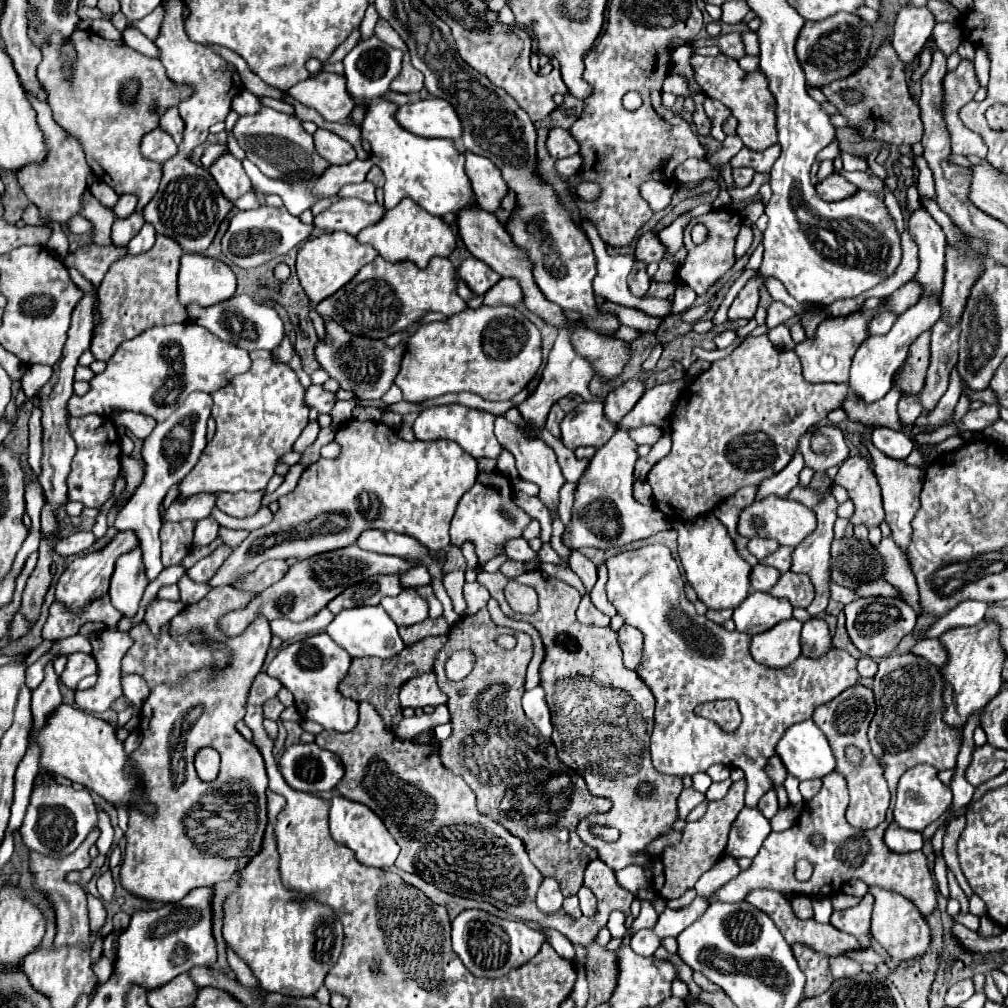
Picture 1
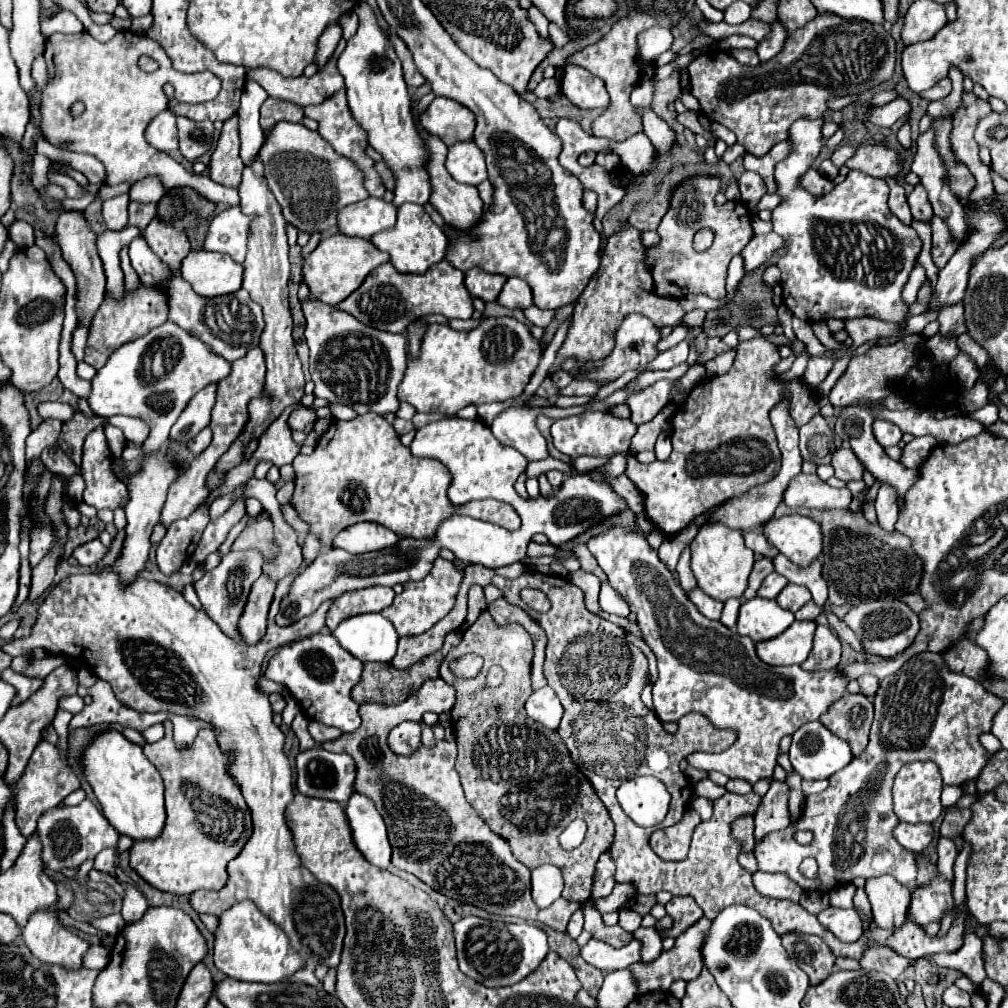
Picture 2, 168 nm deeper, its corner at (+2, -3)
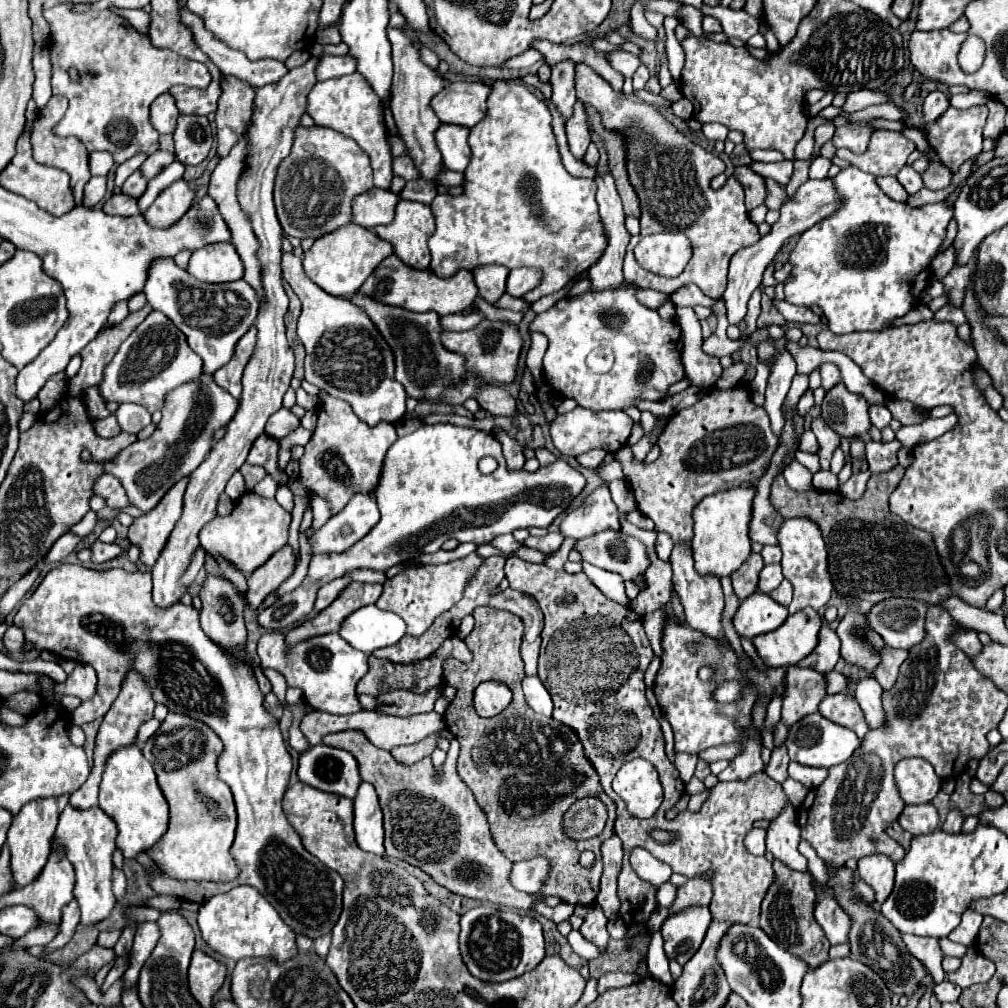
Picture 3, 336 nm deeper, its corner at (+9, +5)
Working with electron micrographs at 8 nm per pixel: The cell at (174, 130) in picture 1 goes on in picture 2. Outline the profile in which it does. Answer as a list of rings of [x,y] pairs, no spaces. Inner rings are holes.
[[[177,117],[177,129],[179,129],[179,149],[187,161],[197,161],[203,153],[207,153],[215,143],[215,129],[211,121],[195,123],[187,117]],[[197,129],[197,137],[195,137]]]

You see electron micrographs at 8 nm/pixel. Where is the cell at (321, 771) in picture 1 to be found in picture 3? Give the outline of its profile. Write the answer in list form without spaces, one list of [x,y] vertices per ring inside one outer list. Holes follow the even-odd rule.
[[[314,745],[300,753],[298,779],[314,789],[352,799],[360,785],[358,763],[348,751]]]

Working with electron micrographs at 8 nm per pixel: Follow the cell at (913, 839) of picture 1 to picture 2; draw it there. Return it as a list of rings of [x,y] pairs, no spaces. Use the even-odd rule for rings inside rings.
[[[907,825],[895,827],[895,839],[911,853],[921,853],[933,839],[933,825]]]

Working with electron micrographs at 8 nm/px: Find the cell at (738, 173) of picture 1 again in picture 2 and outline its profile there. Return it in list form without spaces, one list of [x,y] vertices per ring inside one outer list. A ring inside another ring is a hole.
[[[745,171],[739,177],[739,191],[741,191],[741,201],[747,205],[747,209],[751,213],[757,213],[757,203],[767,193],[763,179],[753,171]]]

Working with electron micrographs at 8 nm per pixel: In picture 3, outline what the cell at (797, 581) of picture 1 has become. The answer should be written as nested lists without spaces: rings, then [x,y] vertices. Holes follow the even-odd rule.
[[[782,581],[780,583],[780,587],[778,589],[774,589],[772,593],[770,593],[770,597],[774,597],[780,605],[790,605],[790,601],[792,601],[792,585],[790,585],[790,581]]]

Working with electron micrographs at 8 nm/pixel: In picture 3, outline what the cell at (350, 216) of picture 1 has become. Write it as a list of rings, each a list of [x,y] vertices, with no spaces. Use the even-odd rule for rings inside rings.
[[[376,189],[358,195],[352,201],[352,221],[362,227],[378,227],[386,225],[394,219],[394,209],[398,203],[398,195],[388,189]]]

